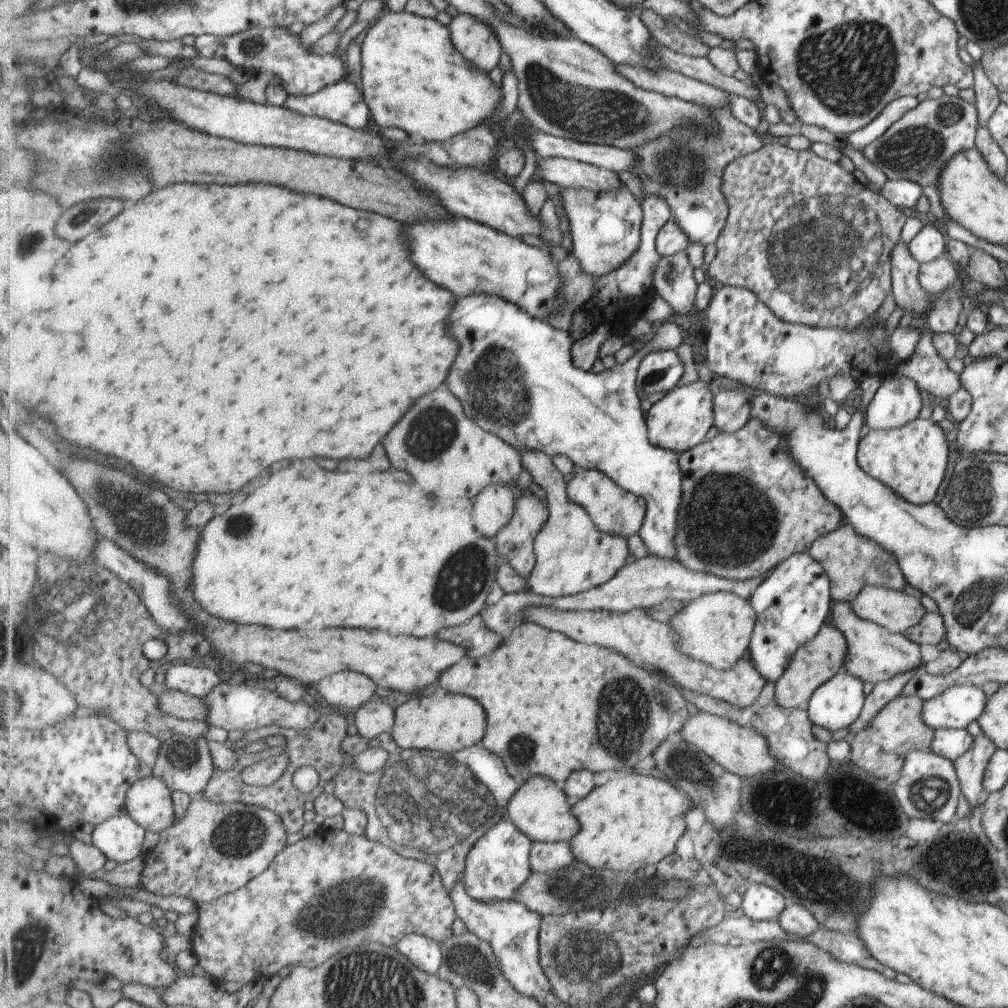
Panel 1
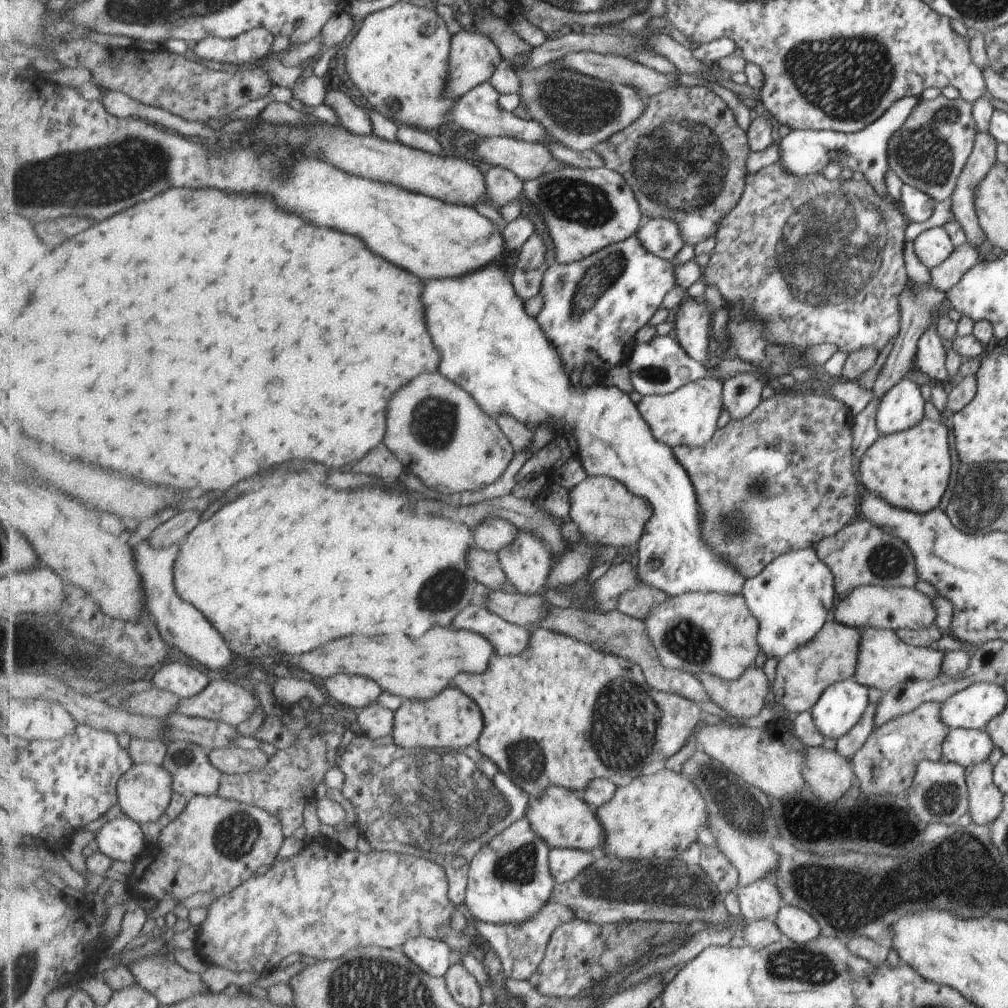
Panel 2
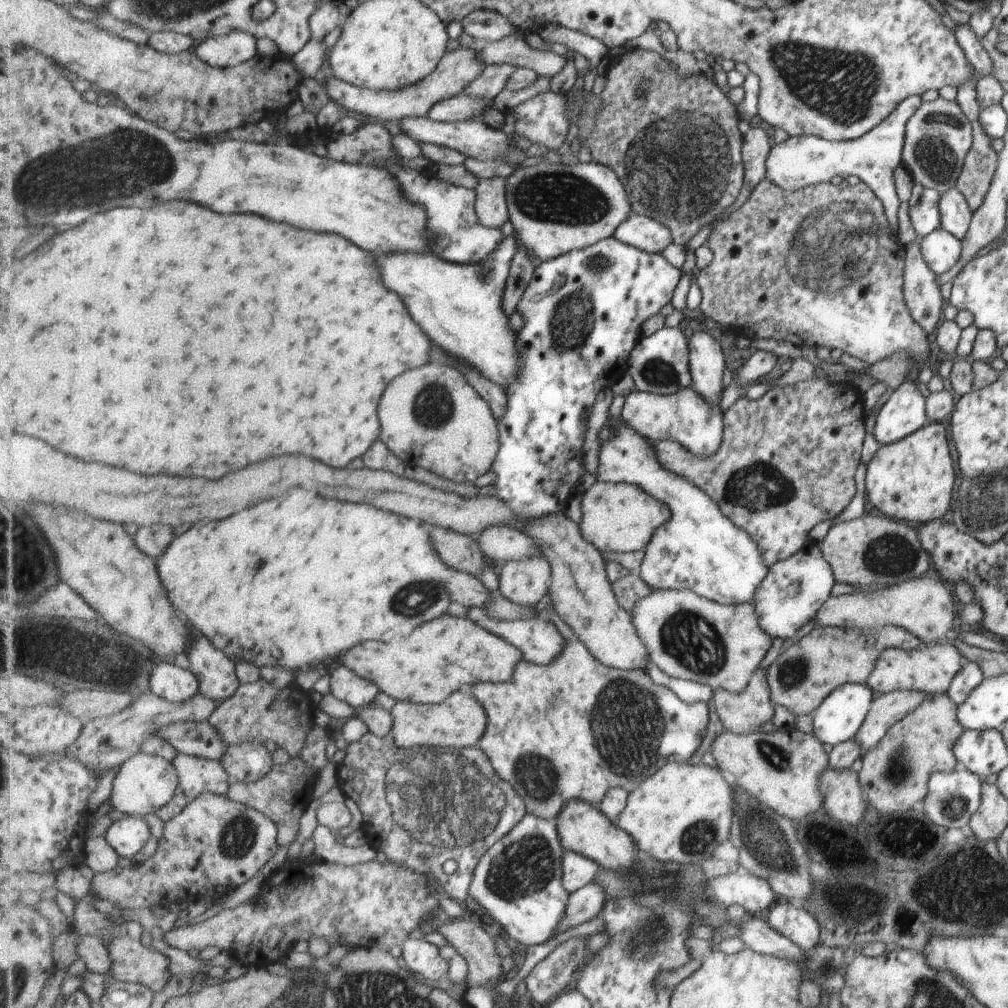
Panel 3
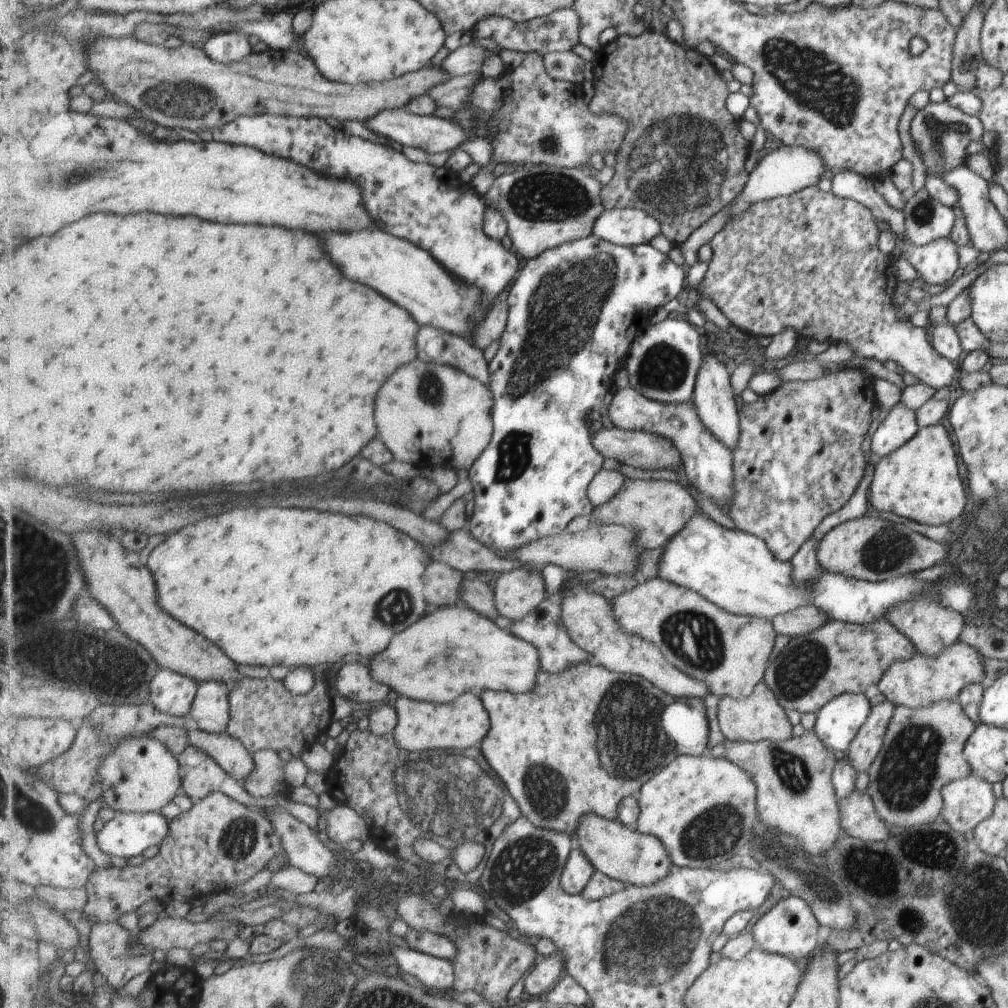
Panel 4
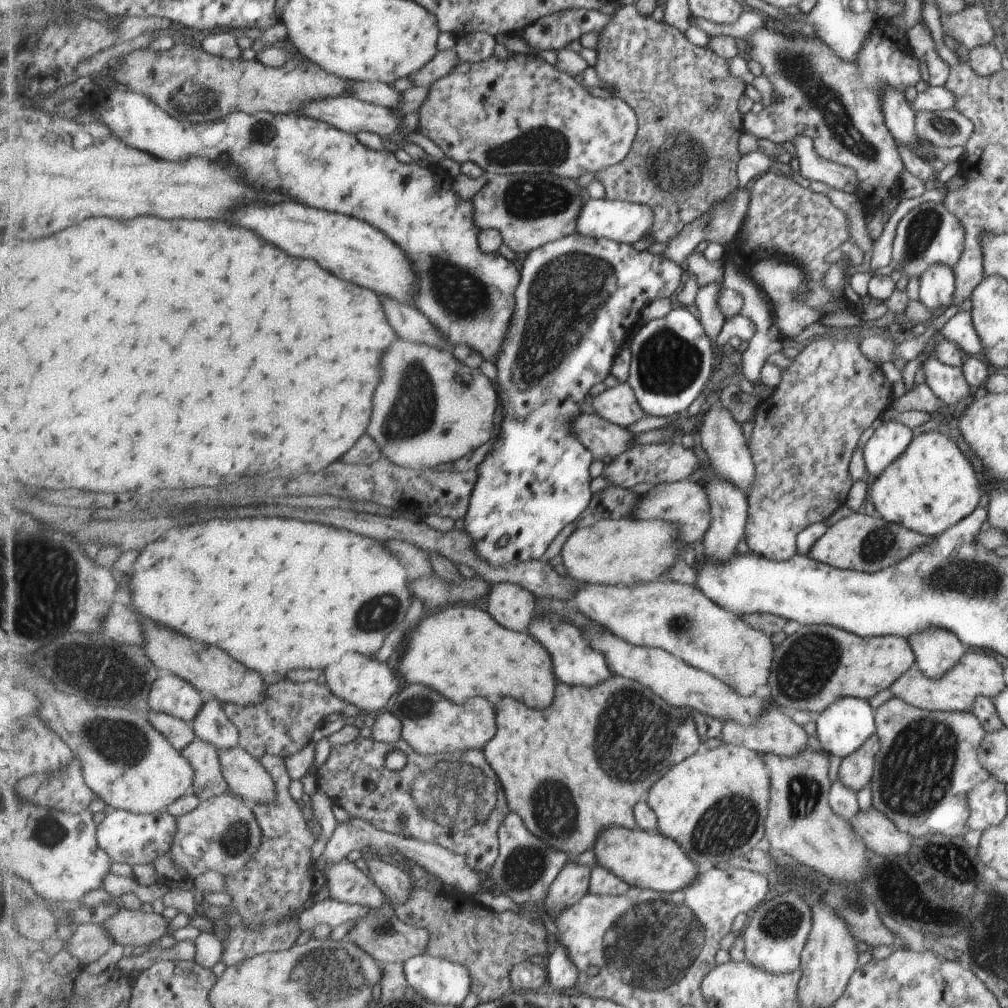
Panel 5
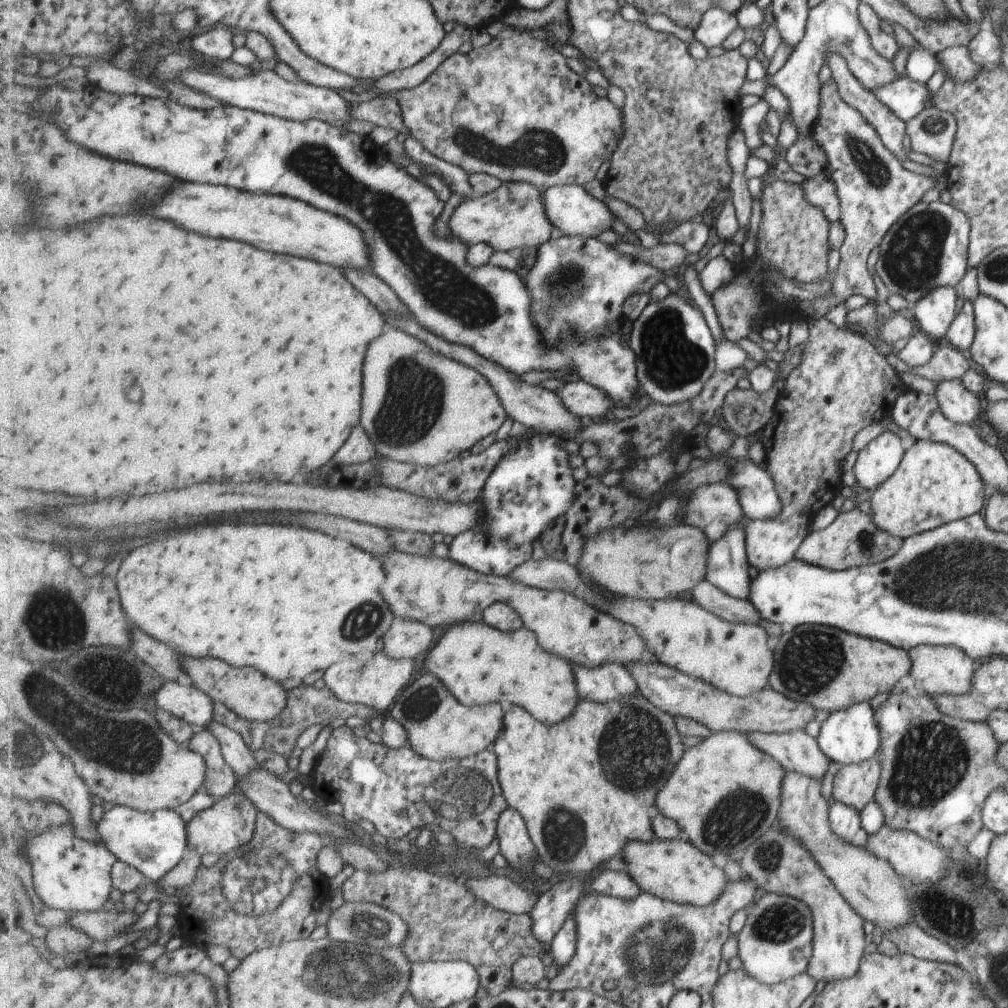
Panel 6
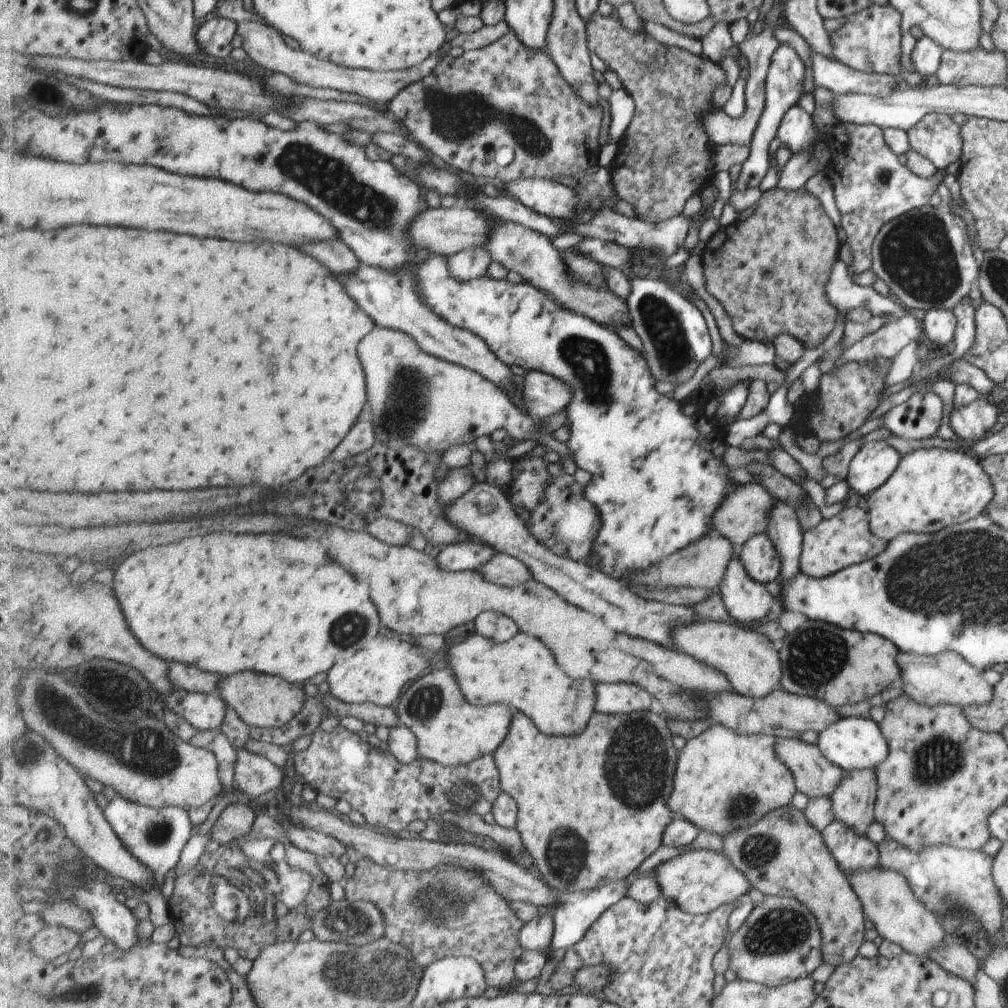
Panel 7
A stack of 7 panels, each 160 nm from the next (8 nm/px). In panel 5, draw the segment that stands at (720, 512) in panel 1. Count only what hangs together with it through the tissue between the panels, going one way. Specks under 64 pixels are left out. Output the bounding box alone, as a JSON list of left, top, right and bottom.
[572,336,891,562]

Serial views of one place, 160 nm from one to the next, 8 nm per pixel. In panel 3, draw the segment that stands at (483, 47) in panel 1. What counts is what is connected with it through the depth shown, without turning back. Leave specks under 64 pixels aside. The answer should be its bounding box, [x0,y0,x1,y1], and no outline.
[322,47,488,122]

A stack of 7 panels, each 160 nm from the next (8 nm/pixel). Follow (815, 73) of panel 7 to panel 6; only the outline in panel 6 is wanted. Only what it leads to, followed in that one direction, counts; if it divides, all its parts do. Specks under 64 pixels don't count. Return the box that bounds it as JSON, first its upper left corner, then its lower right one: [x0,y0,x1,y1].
[781,76,931,178]

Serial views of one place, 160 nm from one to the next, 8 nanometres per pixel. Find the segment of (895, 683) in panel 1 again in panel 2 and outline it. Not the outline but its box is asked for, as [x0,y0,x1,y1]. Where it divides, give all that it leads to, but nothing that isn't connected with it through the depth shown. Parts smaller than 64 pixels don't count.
[835,700,879,759]

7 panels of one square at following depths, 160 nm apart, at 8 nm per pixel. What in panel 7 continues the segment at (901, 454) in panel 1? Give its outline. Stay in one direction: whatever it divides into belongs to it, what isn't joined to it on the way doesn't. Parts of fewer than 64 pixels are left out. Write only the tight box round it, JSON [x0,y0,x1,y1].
[865,448,991,541]

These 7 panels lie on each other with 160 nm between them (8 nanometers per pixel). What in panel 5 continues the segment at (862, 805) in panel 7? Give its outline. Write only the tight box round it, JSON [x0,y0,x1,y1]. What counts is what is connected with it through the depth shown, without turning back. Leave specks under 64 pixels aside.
[836,734,879,792]

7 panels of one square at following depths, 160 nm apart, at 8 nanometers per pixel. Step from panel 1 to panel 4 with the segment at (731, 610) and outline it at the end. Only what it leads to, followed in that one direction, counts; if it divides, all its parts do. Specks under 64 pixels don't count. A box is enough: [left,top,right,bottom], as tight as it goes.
[614,577,773,699]

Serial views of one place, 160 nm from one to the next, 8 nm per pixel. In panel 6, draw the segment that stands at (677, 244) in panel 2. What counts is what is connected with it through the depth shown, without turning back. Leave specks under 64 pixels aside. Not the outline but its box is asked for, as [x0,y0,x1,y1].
[544,185,620,238]

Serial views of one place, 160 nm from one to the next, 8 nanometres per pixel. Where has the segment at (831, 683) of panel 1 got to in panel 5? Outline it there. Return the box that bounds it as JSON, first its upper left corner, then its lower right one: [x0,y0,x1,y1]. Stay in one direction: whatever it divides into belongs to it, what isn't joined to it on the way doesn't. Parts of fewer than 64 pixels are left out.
[815,697,876,756]

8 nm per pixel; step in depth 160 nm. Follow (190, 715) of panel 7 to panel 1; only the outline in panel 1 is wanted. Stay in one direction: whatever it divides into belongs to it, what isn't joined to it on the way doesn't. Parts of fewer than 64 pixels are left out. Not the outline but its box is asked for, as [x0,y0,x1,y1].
[163,661,219,699]

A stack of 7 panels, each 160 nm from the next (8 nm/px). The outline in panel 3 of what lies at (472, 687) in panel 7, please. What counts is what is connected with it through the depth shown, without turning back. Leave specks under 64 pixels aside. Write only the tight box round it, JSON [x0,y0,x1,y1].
[335,615,525,704]

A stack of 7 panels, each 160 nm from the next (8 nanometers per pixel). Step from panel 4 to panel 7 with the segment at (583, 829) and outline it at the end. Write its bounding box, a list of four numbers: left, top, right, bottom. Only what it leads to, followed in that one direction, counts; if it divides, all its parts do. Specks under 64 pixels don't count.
[653,849,750,914]

